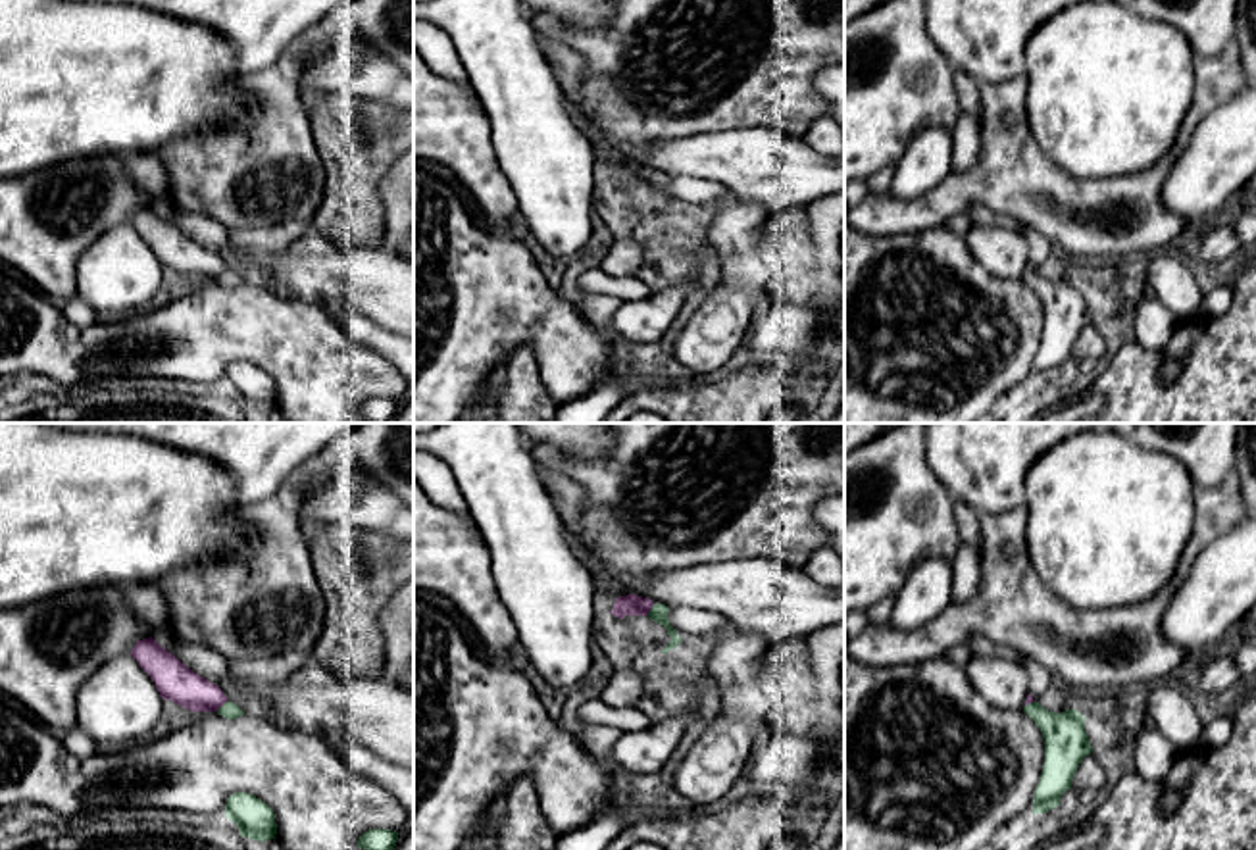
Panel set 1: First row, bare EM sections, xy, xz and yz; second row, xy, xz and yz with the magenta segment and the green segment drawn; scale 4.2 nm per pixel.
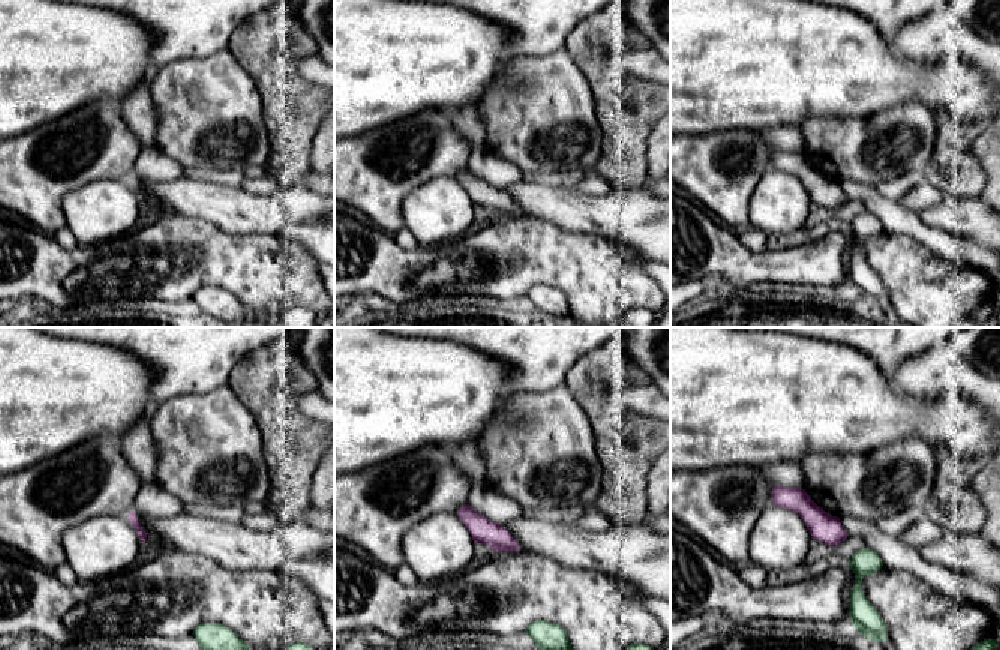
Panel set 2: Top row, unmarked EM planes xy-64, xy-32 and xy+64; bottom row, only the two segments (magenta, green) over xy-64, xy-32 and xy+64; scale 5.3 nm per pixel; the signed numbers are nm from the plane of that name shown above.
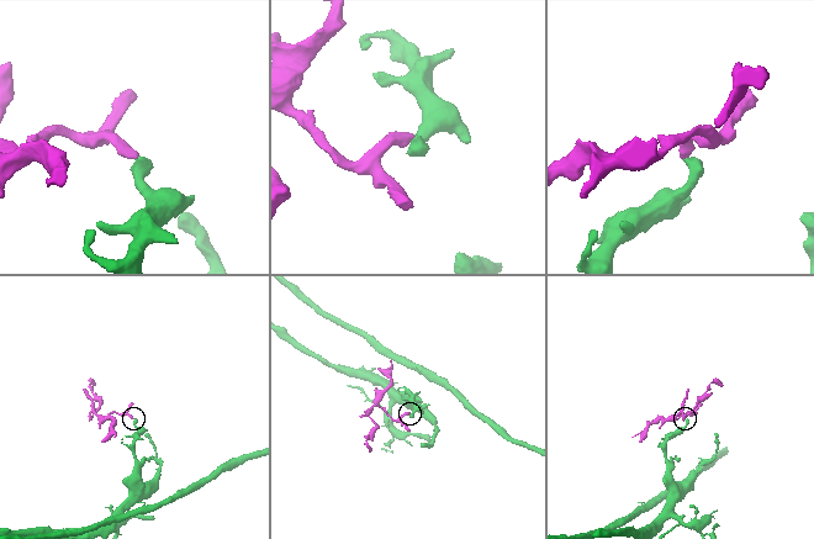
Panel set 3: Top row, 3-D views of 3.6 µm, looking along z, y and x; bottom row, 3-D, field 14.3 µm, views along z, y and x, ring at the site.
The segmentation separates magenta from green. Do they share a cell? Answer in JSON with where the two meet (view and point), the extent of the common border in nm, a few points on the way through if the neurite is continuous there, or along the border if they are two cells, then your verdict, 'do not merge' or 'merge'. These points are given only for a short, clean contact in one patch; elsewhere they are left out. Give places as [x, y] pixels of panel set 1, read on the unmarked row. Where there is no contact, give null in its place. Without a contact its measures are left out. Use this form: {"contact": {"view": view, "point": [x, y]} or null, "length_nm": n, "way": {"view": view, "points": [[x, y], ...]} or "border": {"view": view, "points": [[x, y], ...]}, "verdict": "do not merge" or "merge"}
{"contact": {"view": "xz", "point": [651, 177]}, "length_nm": 70, "way": {"view": "xz", "points": [[631, 174], [651, 177], [658, 181]]}, "verdict": "merge"}

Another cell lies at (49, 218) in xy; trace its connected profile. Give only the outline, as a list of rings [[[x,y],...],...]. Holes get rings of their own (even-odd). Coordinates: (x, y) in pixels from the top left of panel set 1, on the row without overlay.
[[[112,154],[0,179],[0,262],[62,306],[77,294],[79,256],[102,233],[131,225],[135,213],[150,206],[150,198],[129,179],[125,158]]]

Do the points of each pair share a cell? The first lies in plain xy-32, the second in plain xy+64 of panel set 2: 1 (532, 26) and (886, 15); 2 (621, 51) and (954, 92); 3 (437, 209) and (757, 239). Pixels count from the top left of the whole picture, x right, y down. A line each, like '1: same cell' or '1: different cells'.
1: same cell
2: different cells
3: different cells

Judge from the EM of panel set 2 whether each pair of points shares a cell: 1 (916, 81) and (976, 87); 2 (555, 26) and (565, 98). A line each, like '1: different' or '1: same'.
1: same
2: different

